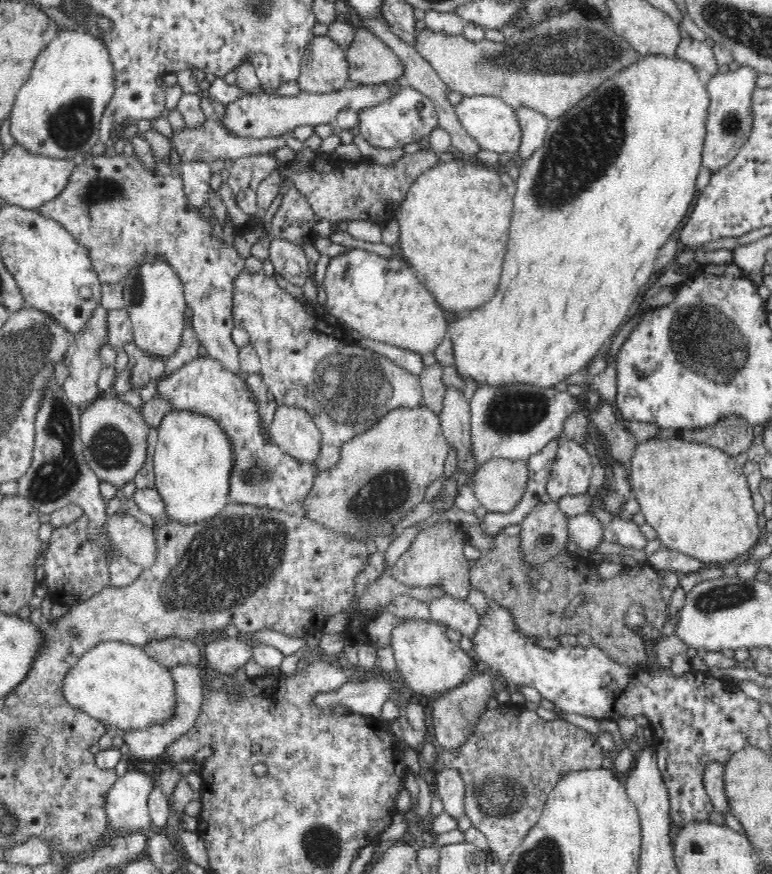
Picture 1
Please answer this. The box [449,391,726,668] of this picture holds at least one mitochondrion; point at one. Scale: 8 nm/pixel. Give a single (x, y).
(545, 540)

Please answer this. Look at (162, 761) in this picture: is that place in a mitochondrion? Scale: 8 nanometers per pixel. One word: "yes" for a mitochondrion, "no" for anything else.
no

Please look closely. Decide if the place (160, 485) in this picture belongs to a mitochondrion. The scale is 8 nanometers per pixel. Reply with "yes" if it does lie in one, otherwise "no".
no

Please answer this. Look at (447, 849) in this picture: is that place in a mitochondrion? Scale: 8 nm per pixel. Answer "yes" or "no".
no

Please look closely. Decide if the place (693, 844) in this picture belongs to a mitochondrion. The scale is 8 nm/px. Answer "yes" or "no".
yes

